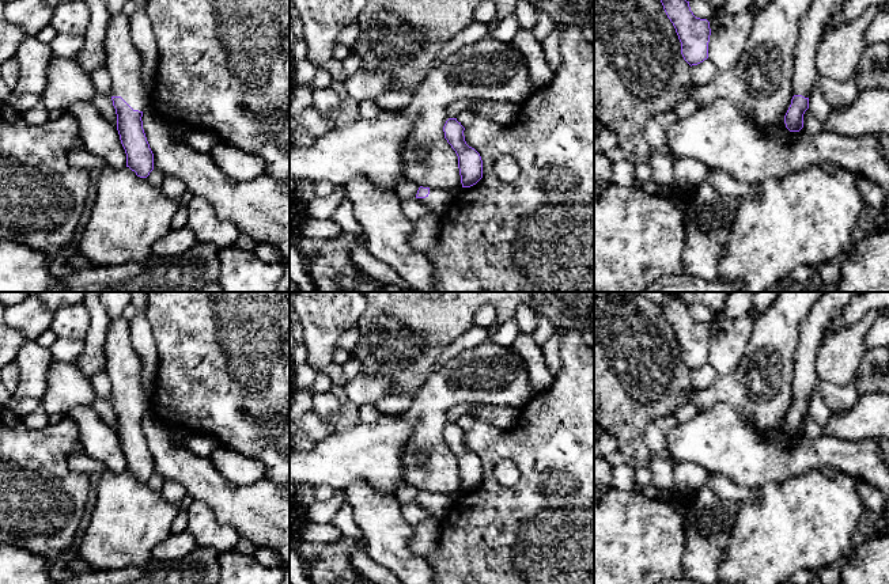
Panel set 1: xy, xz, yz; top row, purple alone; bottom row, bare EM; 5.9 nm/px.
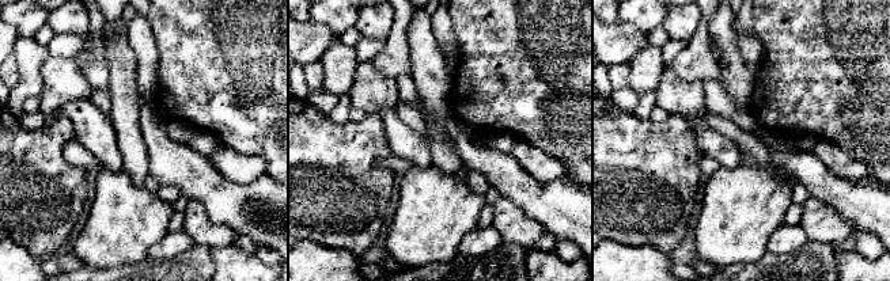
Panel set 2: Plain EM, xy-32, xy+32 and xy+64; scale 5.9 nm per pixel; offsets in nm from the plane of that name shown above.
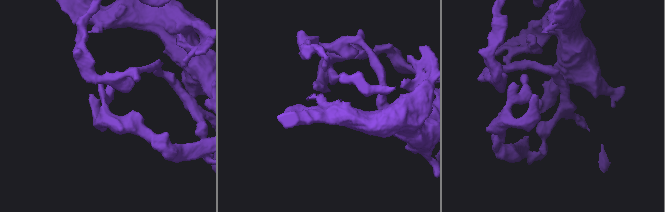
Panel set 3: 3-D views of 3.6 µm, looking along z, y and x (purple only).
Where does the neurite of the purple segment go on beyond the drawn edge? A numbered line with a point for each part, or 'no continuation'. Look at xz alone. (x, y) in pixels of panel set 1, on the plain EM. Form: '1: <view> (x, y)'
1: xz (438, 505)

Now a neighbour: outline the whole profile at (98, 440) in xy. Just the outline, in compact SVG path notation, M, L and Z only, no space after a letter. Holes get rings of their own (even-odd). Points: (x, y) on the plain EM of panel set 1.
M76 406L65 417L77 426L83 450L113 473L126 471L126 458L117 432L107 426L91 406Z

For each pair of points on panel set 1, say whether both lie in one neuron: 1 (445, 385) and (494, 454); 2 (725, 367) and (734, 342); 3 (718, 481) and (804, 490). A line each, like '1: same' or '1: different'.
1: different
2: same
3: different

